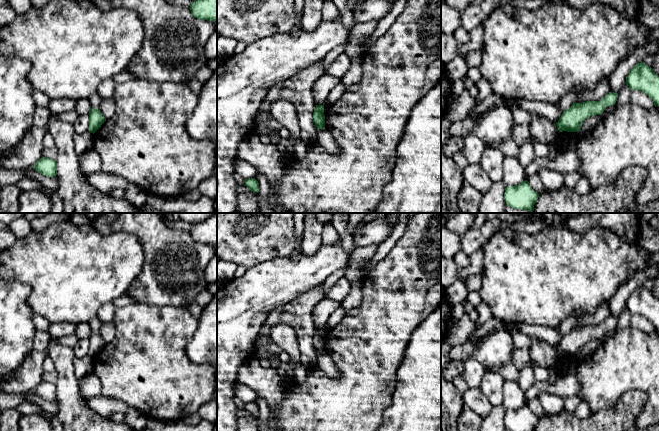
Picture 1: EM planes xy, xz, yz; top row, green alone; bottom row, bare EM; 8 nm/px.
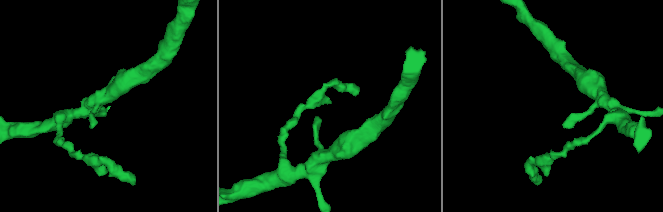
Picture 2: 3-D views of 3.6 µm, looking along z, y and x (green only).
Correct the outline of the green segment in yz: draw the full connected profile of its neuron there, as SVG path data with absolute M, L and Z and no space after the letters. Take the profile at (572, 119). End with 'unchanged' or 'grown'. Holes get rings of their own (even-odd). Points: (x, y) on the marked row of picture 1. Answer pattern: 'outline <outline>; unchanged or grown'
outline M609 92L599 101L586 101L583 103L573 103L565 110L556 123L559 132L578 132L581 130L583 122L593 115L601 115L605 108L615 105L618 93Z; unchanged

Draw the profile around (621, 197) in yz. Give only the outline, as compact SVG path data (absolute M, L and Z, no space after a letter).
M632 166L605 191L580 195L574 188L564 185L555 191L544 190L532 213L659 213L659 200L645 204L637 202L646 177L645 168Z

